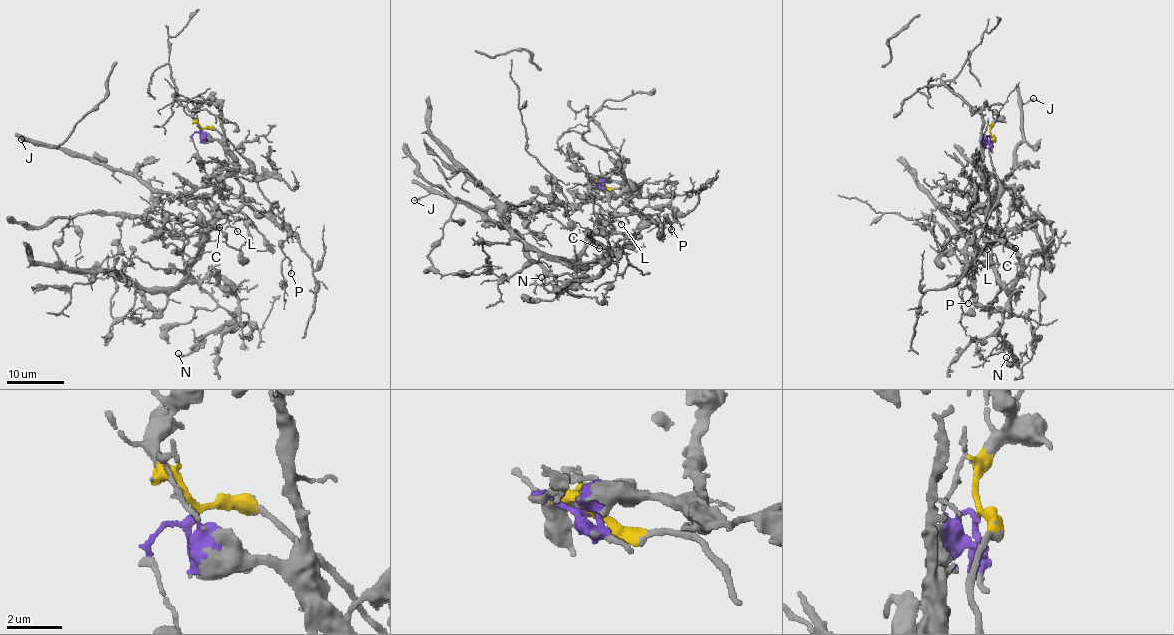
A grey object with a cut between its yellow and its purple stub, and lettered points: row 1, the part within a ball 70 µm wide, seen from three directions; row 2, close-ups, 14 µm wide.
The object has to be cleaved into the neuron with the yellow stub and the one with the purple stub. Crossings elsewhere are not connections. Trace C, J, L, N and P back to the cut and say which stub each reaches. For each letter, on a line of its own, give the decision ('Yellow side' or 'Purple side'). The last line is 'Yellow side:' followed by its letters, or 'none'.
C: Purple side
J: Purple side
L: Purple side
N: Purple side
P: Yellow side
Yellow side: P

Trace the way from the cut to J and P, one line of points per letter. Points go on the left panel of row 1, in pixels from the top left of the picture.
J: (200, 130), (192, 135), (205, 176), (201, 185), (184, 196), (151, 192), (137, 176), (21, 139)
P: (201, 130), (219, 131), (249, 165), (272, 211), (290, 229), (283, 249), (290, 262), (291, 273)

